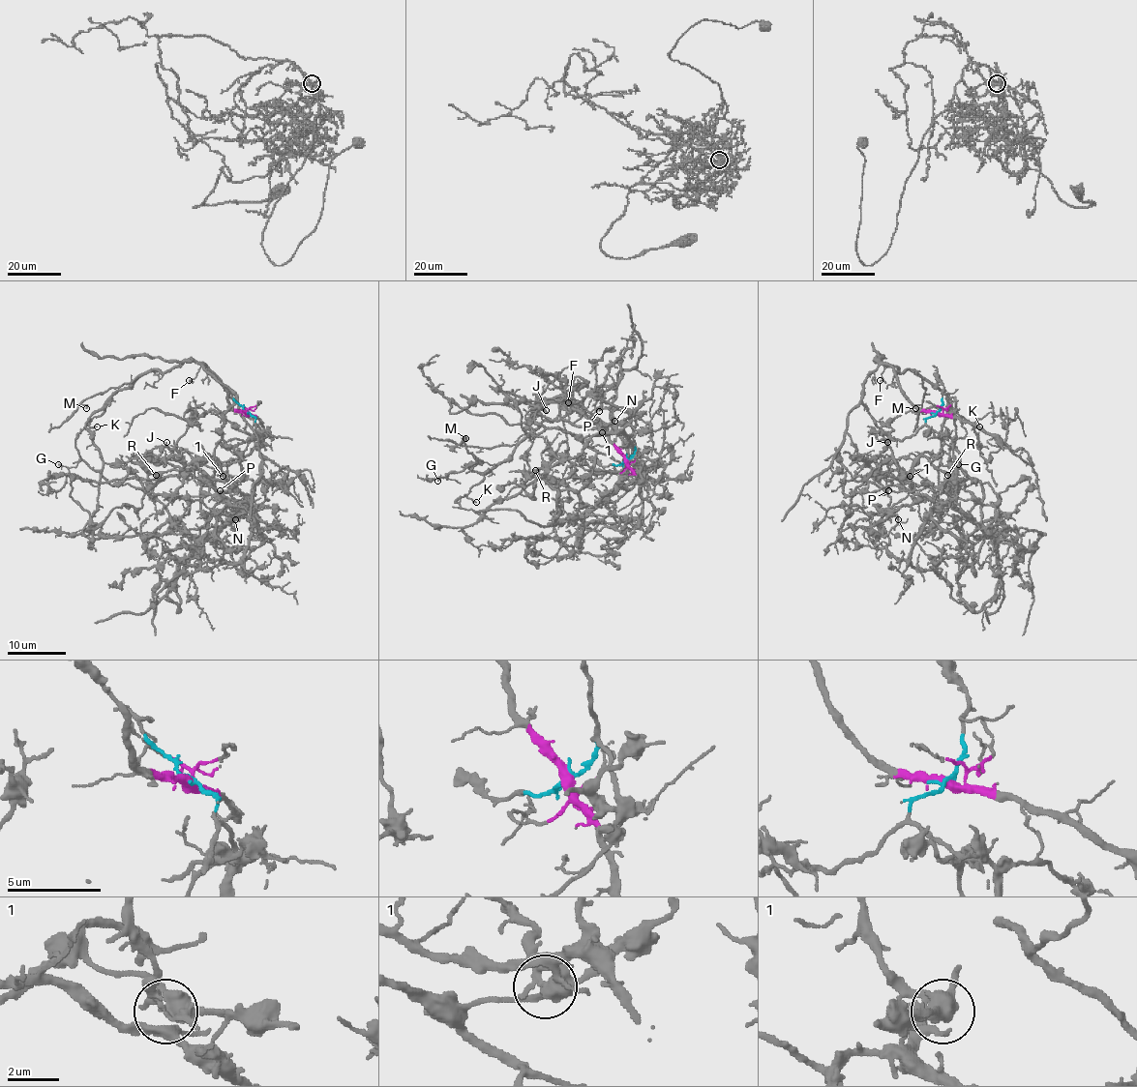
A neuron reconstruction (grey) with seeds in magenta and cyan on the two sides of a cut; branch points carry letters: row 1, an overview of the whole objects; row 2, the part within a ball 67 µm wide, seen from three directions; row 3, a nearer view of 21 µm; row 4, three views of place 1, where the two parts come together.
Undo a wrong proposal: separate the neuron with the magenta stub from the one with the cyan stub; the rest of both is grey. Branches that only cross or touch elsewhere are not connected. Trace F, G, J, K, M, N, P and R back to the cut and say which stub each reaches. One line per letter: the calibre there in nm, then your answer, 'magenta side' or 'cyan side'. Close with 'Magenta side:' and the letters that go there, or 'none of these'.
F: 90 nm thick; magenta side
G: 80 nm thick; magenta side
J: 120 nm thick; cyan side
K: 100 nm thick; magenta side
M: 110 nm thick; magenta side
N: 100 nm thick; cyan side
P: 120 nm thick; cyan side
R: 150 nm thick; cyan side
Magenta side: F, G, K, M

